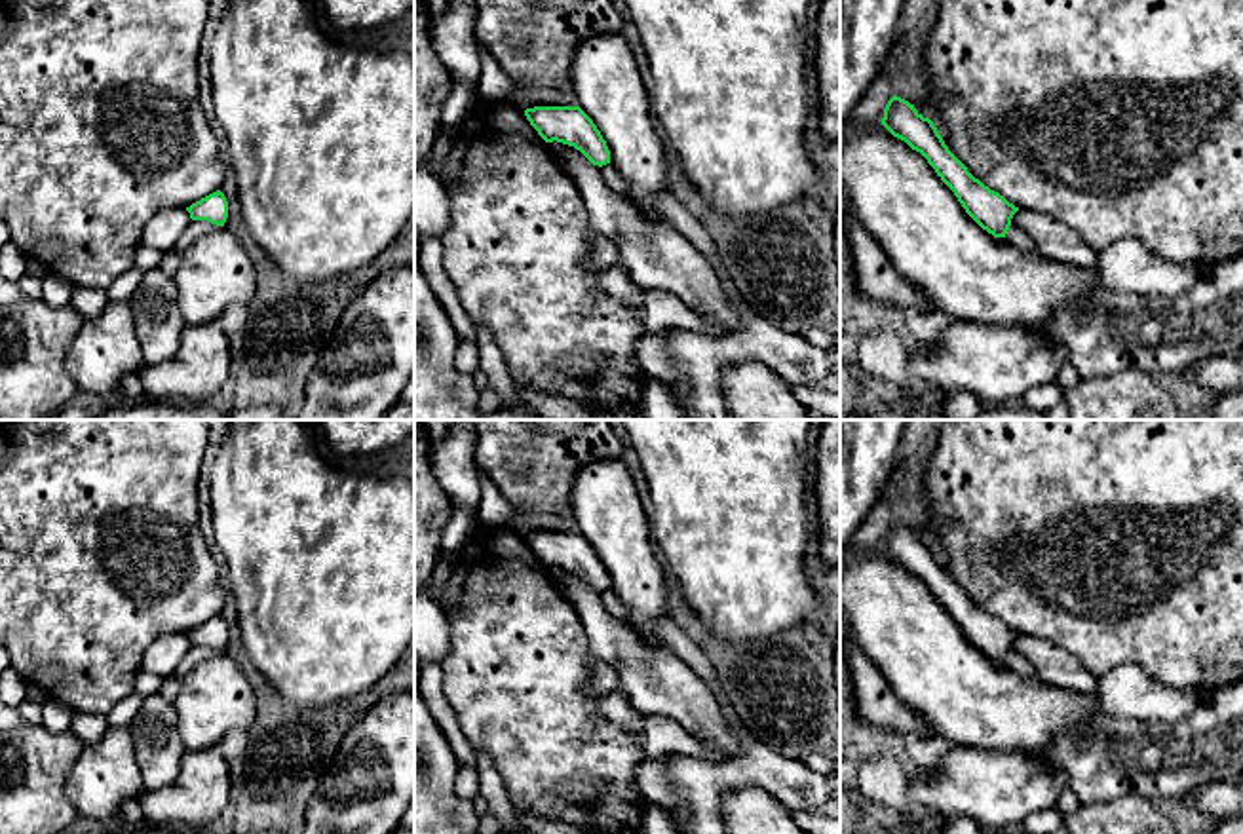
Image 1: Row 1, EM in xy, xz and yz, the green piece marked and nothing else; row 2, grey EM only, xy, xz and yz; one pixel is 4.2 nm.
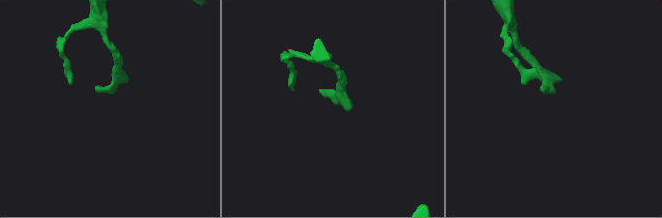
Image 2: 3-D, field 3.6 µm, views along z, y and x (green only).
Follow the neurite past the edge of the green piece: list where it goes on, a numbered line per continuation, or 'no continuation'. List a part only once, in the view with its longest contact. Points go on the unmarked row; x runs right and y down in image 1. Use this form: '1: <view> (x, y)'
no continuation

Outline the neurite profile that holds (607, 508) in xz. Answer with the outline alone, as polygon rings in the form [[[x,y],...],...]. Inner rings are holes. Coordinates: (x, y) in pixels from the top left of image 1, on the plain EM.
[[[622,458],[585,464],[572,483],[572,509],[578,530],[597,551],[610,576],[610,589],[627,606],[623,617],[644,640],[661,646],[656,633],[660,617],[669,616],[663,560],[650,534],[635,481]]]

